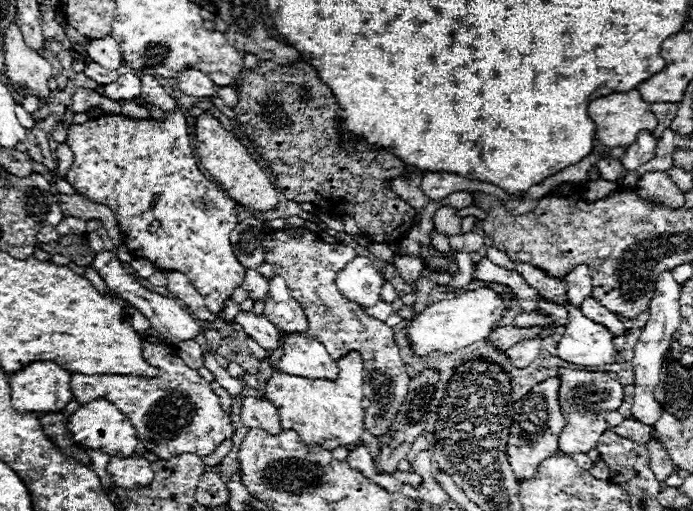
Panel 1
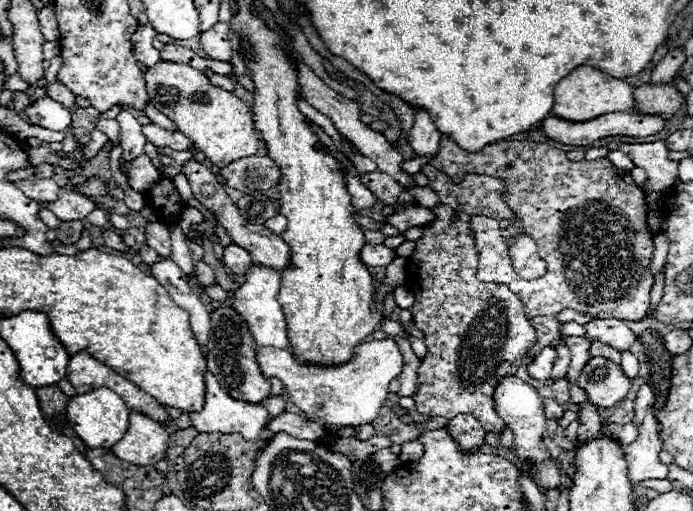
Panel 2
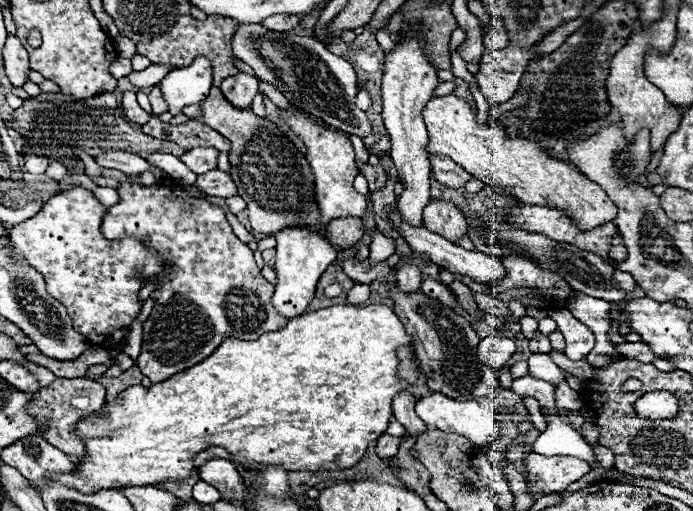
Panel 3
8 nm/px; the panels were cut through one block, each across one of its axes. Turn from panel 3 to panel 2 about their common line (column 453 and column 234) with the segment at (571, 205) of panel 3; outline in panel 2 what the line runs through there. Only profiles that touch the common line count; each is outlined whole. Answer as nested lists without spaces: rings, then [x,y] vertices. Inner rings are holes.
[[[156,62],[144,72],[146,92],[152,104],[166,114],[182,134],[186,134],[194,146],[206,154],[206,158],[224,168],[232,160],[254,156],[260,148],[252,114],[248,106],[232,92],[214,86],[202,70],[196,70],[182,62]]]

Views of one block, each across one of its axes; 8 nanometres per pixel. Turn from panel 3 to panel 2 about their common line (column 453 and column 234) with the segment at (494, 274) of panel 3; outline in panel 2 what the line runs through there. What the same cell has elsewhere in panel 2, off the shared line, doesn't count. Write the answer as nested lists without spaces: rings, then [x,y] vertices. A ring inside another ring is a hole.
[[[238,244],[224,246],[224,258],[222,260],[228,266],[228,270],[234,274],[246,274],[248,266],[252,264],[252,256],[244,248],[240,248]]]

